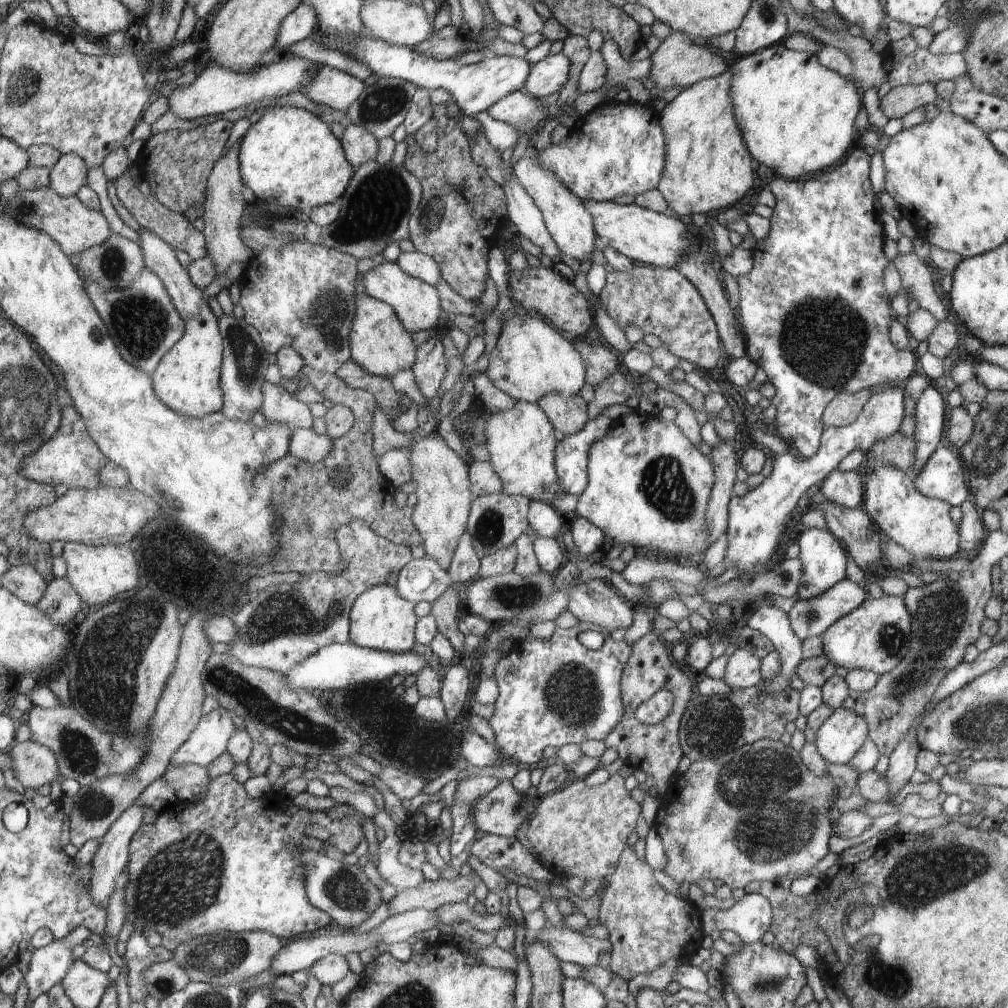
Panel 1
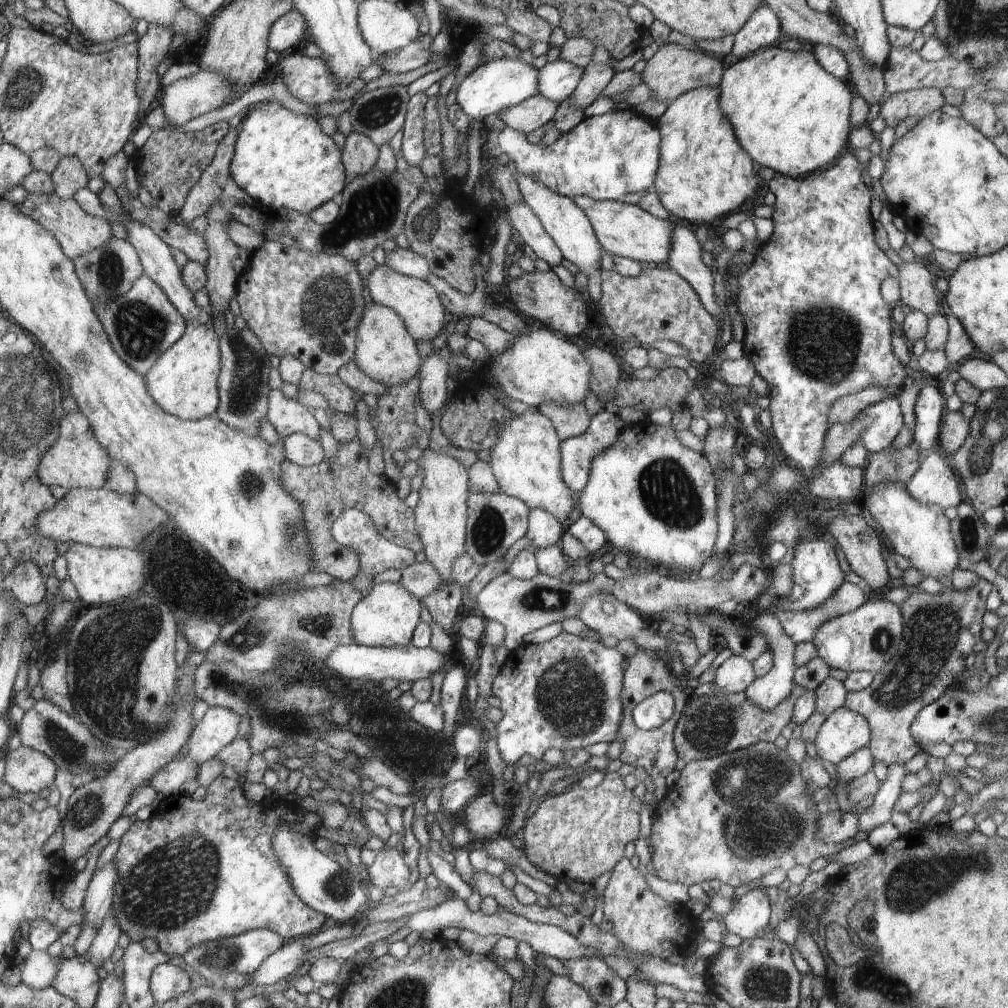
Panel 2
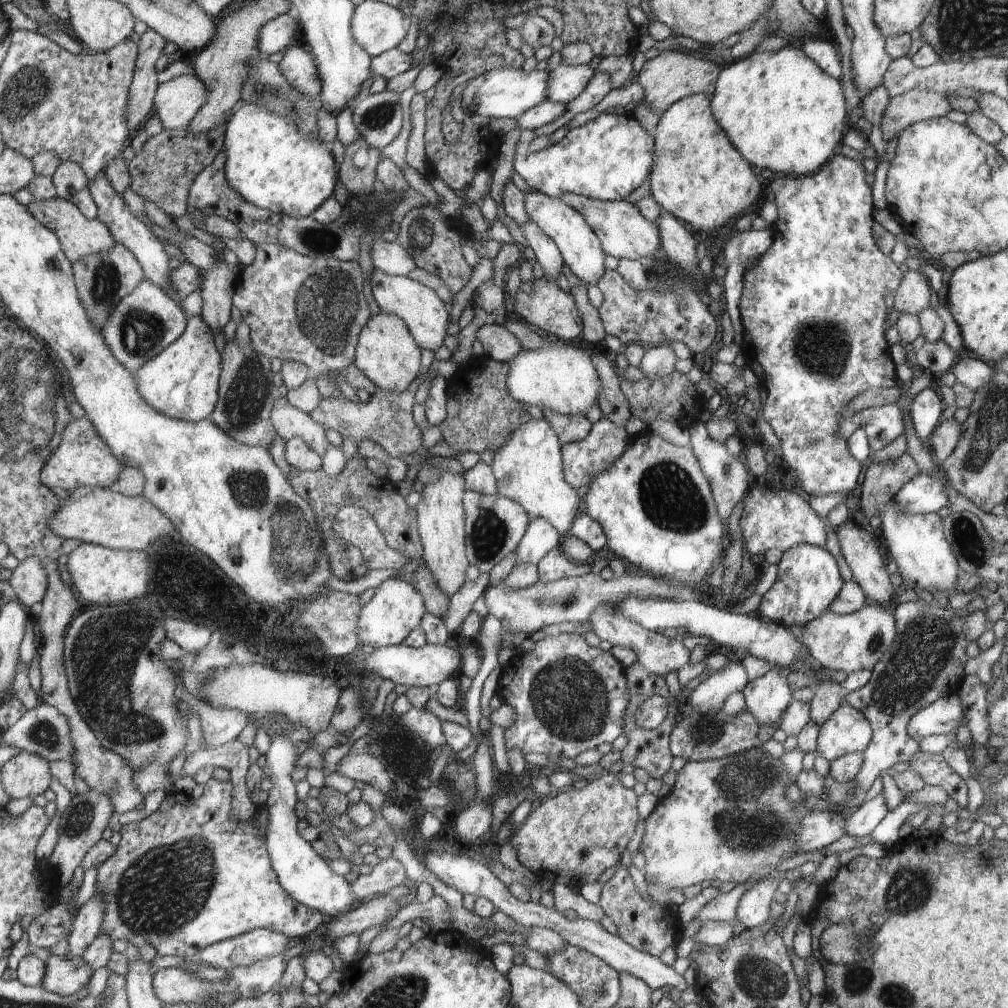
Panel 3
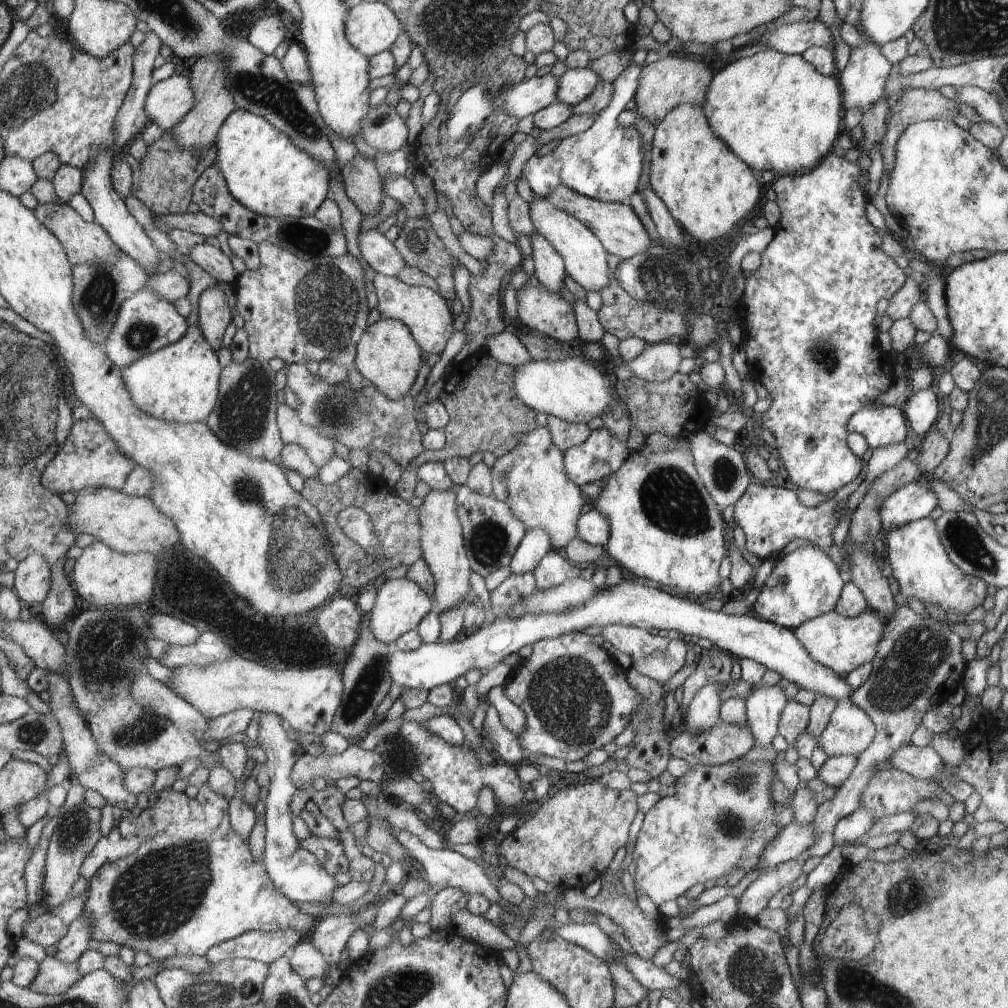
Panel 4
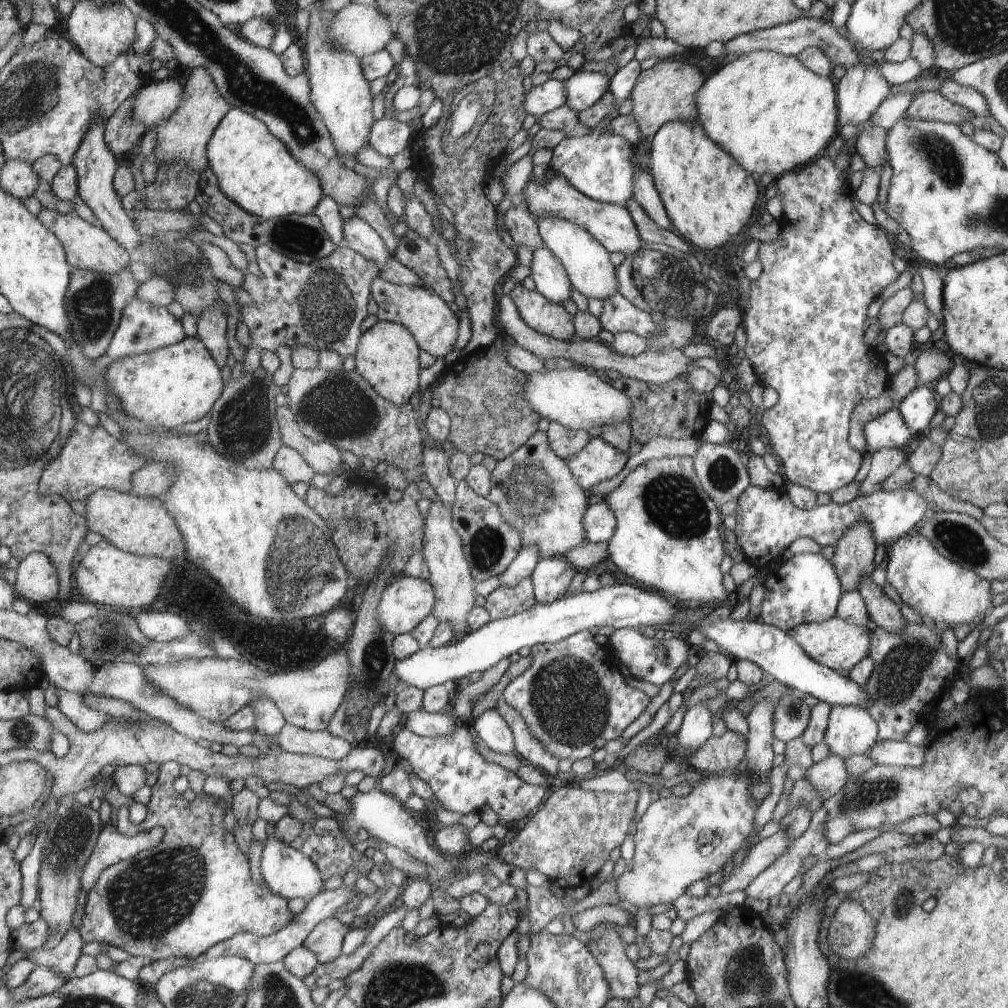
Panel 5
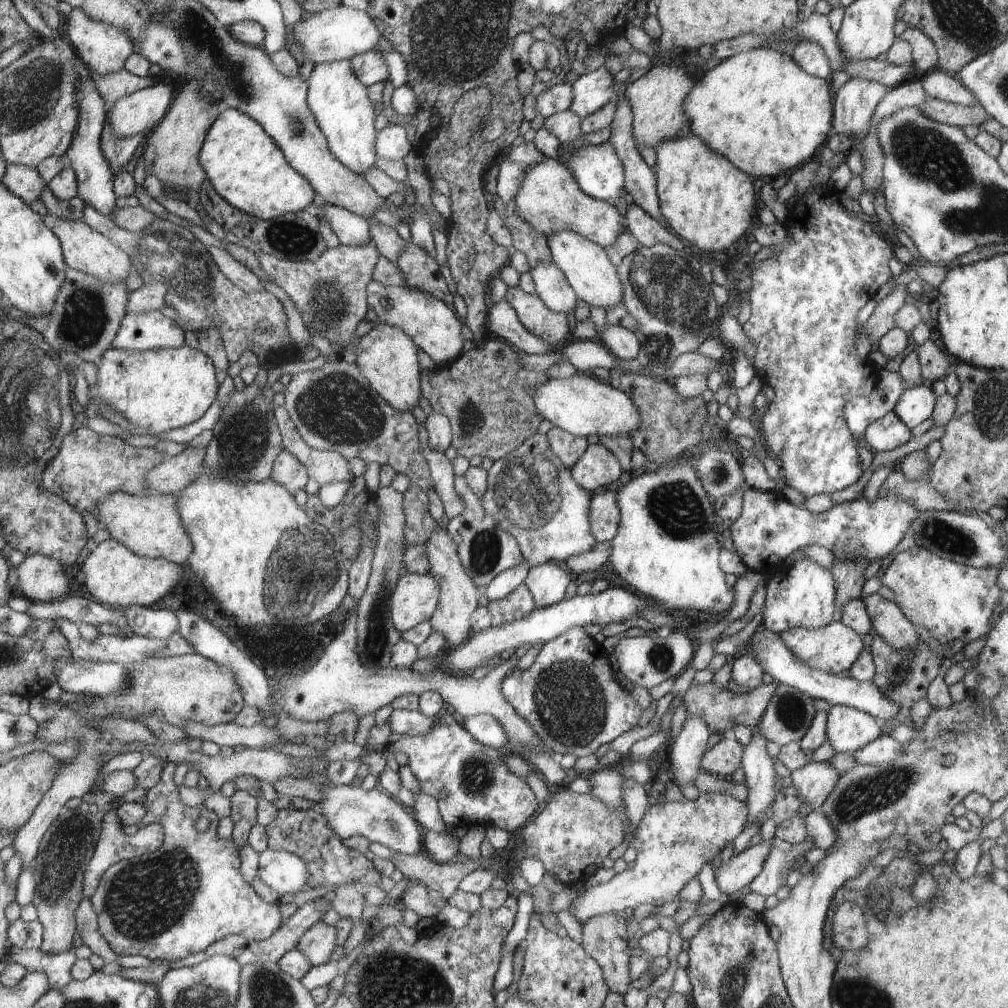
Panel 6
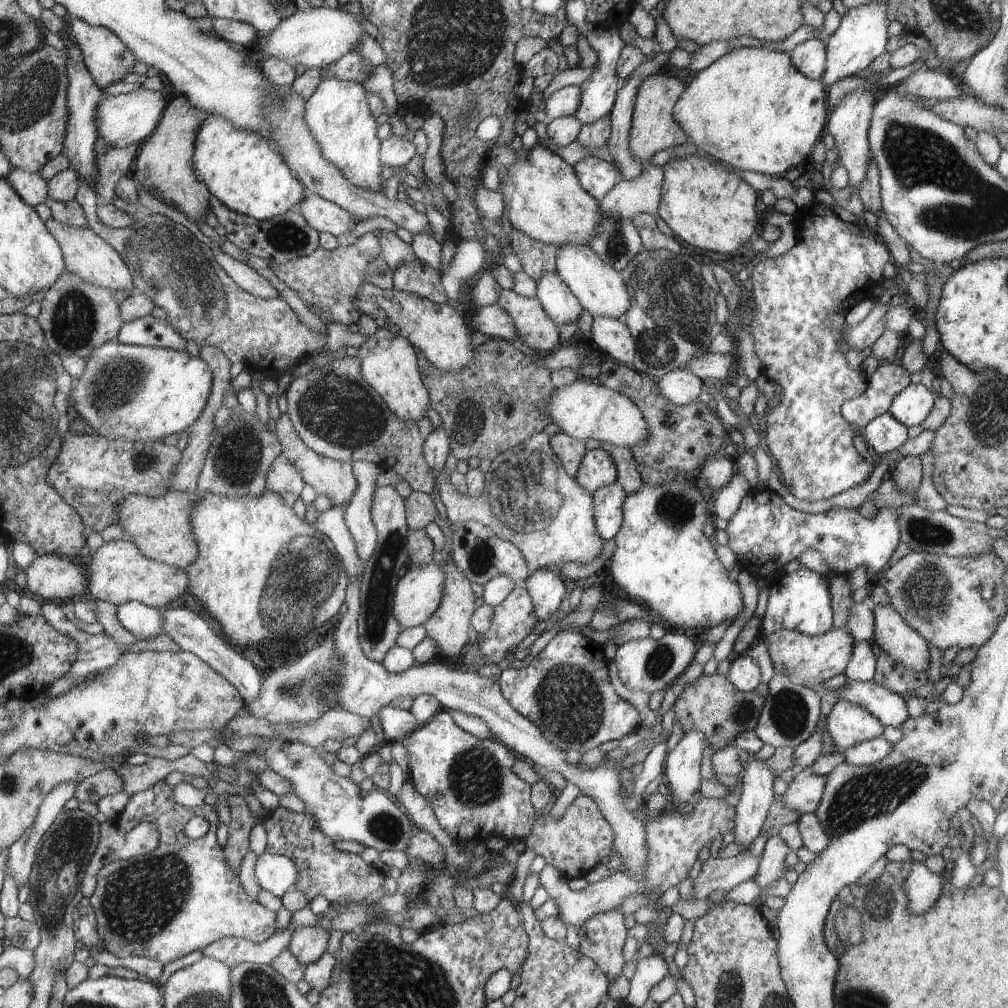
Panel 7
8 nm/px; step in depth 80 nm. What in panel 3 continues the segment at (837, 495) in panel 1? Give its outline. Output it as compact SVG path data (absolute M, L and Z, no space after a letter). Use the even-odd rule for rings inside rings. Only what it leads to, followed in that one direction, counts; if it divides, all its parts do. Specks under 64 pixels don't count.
M838 153L817 172L771 179L767 188L774 193L778 208L778 220L772 225L772 243L743 277L739 301L743 327L741 354L768 393L766 404L756 417L770 424L780 440L781 458L794 470L798 484L810 497L859 490L865 464L850 456L847 440L840 438L840 414L864 390L891 388L901 383L885 338L889 328L885 329L884 322L892 310L887 308L884 296L899 288L903 273L874 240L875 207L871 186L865 178L863 164Z

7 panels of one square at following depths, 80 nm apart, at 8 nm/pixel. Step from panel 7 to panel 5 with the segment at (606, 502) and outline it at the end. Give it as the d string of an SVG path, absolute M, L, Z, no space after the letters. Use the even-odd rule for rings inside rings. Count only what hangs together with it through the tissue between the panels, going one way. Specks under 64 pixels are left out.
M604 499L591 500L582 522L585 526L586 543L608 543L617 533L617 518Z

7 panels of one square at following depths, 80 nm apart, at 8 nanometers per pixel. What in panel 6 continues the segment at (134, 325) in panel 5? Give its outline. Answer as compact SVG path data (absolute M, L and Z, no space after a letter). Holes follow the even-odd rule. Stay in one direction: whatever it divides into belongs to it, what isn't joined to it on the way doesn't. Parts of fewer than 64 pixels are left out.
M161 310L140 314L128 312L110 348L132 351L180 348L185 340L182 328L177 322L164 316Z

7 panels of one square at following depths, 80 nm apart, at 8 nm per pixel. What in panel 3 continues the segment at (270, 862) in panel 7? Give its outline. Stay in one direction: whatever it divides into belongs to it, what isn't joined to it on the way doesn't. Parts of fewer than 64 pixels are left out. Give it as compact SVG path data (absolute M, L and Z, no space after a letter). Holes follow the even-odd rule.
M267 726L265 728L268 730L270 737L270 748L266 752L266 764L268 765L268 770L270 770L270 780L272 780L272 788L268 791L268 800L265 804L265 808L268 811L270 818L270 824L268 824L268 830L266 830L266 847L268 848L268 858L273 862L273 868L277 871L278 882L282 884L282 888L290 894L290 898L294 898L296 902L304 904L313 910L316 910L323 915L332 916L338 918L346 912L350 912L354 906L359 904L358 898L350 892L350 883L347 882L343 875L334 872L328 862L314 850L311 842L308 842L298 834L297 823L299 822L298 817L295 812L295 805L299 800L296 794L296 783L292 780L292 772L296 769L296 762L302 753L303 746L295 745L290 742L286 736L282 734L276 734L276 732L271 732Z

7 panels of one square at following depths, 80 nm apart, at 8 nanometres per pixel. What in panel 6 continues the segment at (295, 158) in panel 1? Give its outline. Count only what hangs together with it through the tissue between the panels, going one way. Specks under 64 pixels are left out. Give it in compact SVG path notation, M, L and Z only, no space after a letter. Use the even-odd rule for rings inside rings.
M225 108L214 122L200 158L218 195L234 208L255 218L271 220L306 210L317 198L313 184L292 166L265 128L252 116L234 108Z

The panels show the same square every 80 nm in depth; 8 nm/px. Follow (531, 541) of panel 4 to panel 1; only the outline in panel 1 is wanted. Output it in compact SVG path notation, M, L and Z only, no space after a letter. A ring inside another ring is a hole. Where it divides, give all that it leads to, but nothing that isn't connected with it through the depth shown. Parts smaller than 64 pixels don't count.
M534 500L529 507L530 531L536 532L541 538L560 538L564 528L564 516L562 516L550 504Z

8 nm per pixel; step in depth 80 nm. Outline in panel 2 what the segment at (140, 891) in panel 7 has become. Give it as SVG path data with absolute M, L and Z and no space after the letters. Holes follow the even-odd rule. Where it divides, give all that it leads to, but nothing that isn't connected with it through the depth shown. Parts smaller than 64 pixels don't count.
M220 775L214 778L214 781L205 789L207 794L202 799L193 799L188 795L179 794L176 796L164 797L155 808L152 818L144 822L135 821L130 828L130 832L120 840L120 848L113 857L114 862L118 864L118 884L116 892L114 892L113 909L118 920L121 932L126 932L130 936L130 940L144 940L154 938L158 942L159 950L162 950L168 956L184 956L188 950L194 949L194 946L202 945L202 942L218 941L218 938L229 938L249 933L254 929L272 930L274 933L286 938L286 941L294 940L297 936L304 938L306 934L310 935L317 931L326 922L326 916L320 912L314 911L312 907L305 903L305 900L294 890L294 884L290 882L289 871L286 866L282 866L282 860L278 858L278 854L273 848L274 834L278 830L278 826L282 826L282 822L290 824L290 828L307 836L309 839L316 840L319 838L318 830L322 828L322 814L310 812L310 810L287 808L288 804L278 804L274 808L272 803L266 802L255 804L250 802L244 795L243 786L236 780L230 780Z

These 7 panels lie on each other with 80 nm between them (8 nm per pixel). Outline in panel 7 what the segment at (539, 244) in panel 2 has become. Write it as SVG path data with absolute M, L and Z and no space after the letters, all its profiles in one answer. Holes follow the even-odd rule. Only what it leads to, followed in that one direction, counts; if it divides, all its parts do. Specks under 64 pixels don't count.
M544 272L544 276L537 283L536 298L558 326L564 326L566 322L576 323L582 316L583 307L578 298L570 292L570 288L564 284L557 272Z

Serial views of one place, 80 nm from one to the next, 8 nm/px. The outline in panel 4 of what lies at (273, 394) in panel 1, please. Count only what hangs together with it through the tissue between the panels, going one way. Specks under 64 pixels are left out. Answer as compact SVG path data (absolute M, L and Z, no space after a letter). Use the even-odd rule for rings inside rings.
M279 404L276 410L277 426L285 444L298 444L310 454L310 460L316 462L318 469L335 455L334 441L318 434L312 426L306 426L297 410L290 406Z

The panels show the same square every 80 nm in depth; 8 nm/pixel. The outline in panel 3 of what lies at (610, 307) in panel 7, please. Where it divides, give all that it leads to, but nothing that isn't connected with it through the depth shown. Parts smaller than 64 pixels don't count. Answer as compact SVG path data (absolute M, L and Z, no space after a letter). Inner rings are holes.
M530 186L524 192L524 202L528 217L532 218L540 226L540 229L554 240L562 254L563 262L570 268L572 274L586 285L597 284L598 280L602 278L602 274L605 274L607 270L606 255L605 252L602 252L601 240L586 222L584 216L572 206L568 206L564 200L550 198L549 195L542 194L540 190L535 190Z

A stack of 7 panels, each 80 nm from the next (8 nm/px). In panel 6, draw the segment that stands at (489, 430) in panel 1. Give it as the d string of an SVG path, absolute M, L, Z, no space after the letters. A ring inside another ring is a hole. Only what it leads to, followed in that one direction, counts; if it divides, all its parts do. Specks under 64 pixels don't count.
M534 434L513 453L494 461L488 472L487 492L482 498L485 500L486 510L497 520L498 526L509 531L517 539L523 560L532 567L546 562L564 565L571 557L586 553L597 545L589 520L592 494L576 482L572 471L553 454L545 434Z

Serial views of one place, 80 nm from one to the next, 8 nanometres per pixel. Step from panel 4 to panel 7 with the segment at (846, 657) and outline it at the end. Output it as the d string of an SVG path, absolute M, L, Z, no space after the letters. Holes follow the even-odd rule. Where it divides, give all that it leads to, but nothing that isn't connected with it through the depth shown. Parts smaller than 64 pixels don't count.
M830 628L828 632L817 636L806 636L796 630L783 629L765 637L764 643L776 672L783 673L804 687L816 686L844 673L857 643L850 632L840 628Z

